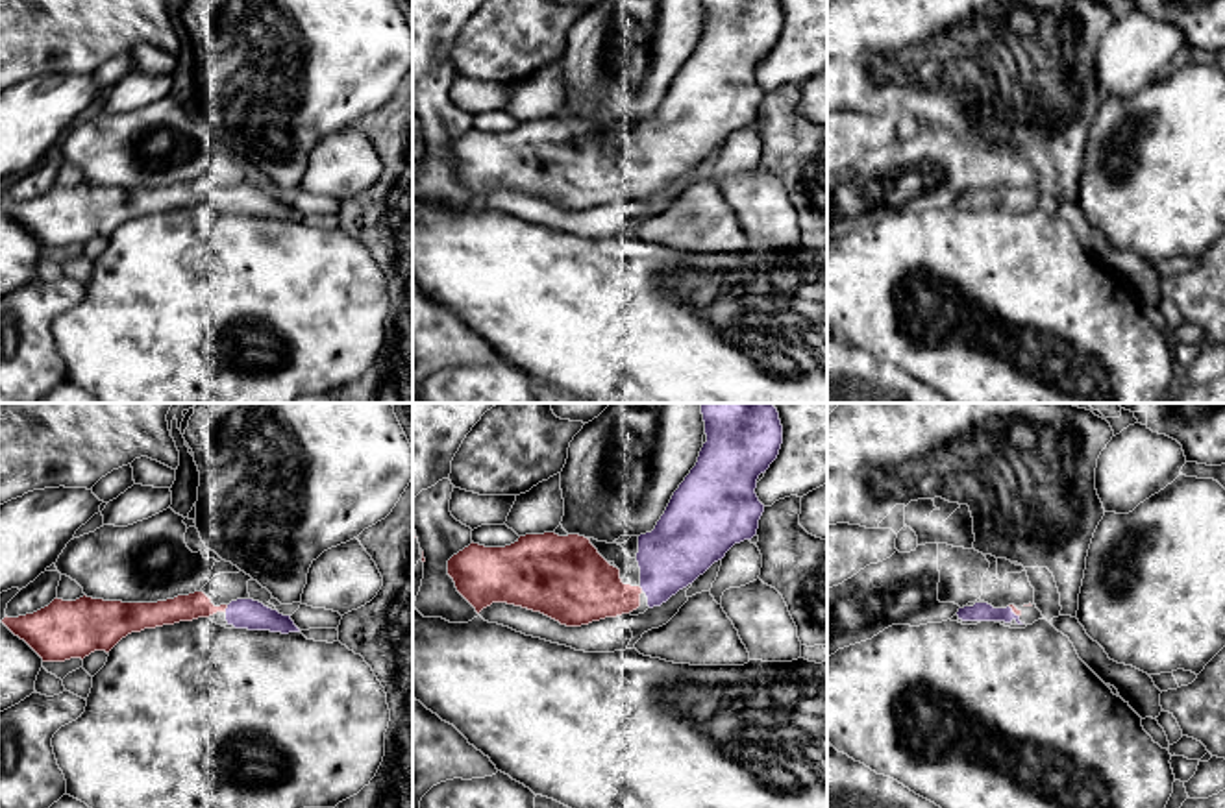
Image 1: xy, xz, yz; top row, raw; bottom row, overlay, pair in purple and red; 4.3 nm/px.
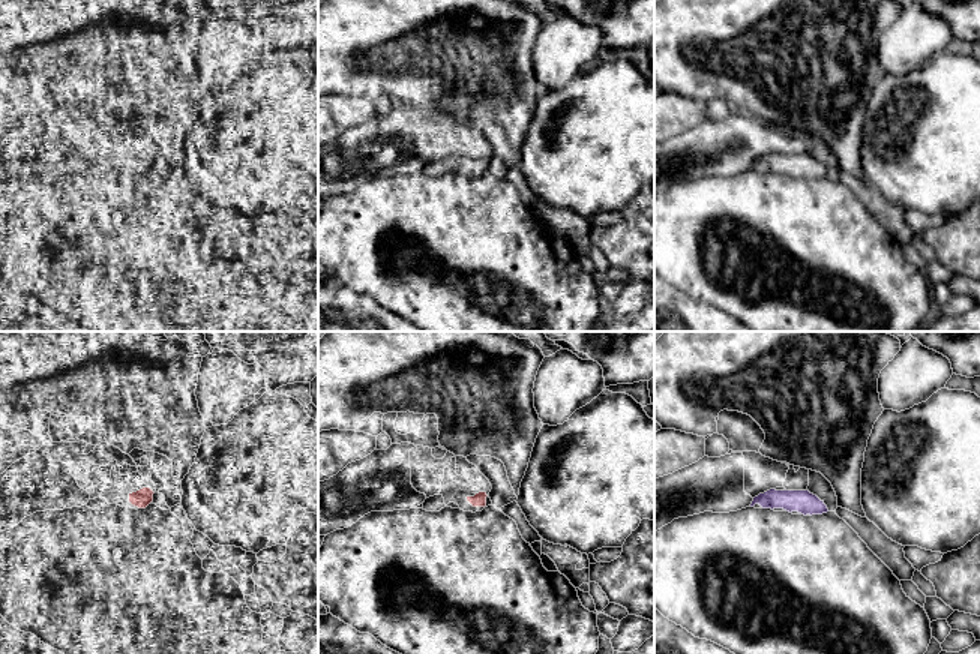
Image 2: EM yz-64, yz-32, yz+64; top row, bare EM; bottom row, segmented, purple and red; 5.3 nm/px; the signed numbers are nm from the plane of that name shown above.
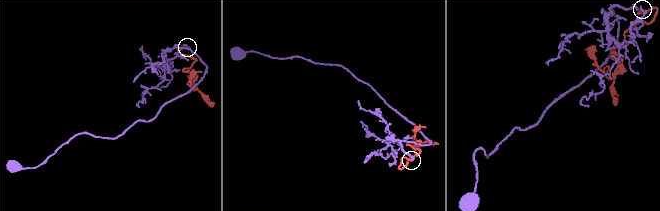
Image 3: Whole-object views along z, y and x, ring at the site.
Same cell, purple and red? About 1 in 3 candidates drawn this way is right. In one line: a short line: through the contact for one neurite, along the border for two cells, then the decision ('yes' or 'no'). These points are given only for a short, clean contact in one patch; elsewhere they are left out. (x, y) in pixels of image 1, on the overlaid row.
yes

